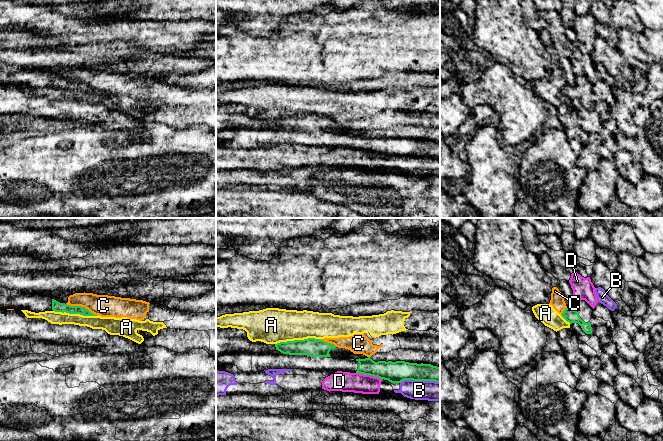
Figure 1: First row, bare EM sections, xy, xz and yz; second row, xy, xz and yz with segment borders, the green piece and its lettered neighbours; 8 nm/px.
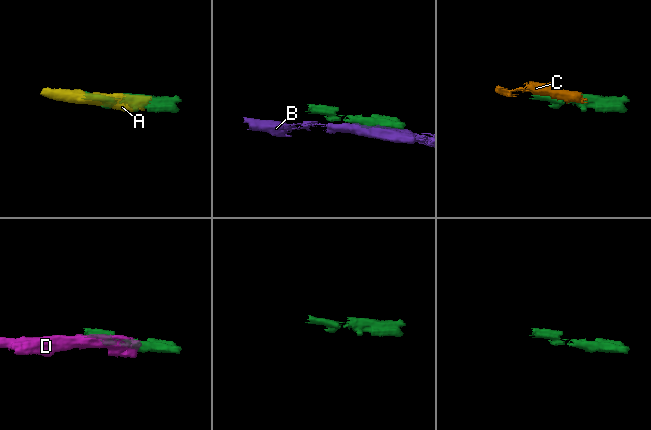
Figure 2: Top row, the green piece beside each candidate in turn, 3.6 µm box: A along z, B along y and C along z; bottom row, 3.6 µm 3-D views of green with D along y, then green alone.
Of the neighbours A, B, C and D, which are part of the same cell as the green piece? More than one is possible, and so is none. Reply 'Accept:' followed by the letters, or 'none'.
Accept: none

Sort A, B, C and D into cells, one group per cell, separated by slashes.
A C / B / D

